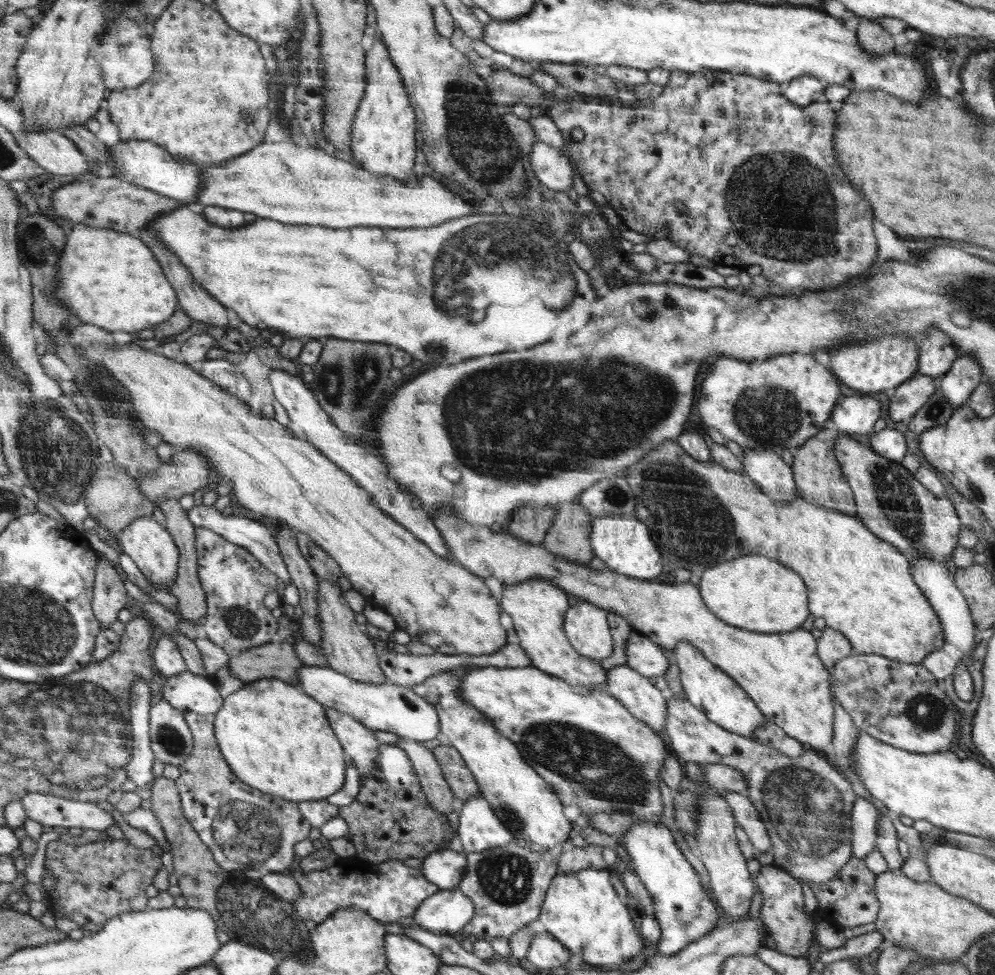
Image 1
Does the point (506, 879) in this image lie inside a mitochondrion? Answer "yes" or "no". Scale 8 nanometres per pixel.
yes

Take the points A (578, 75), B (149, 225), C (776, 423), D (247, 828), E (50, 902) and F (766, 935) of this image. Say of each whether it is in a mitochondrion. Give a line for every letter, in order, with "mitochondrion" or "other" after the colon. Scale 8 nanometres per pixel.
A: other
B: other
C: mitochondrion
D: mitochondrion
E: other
F: other

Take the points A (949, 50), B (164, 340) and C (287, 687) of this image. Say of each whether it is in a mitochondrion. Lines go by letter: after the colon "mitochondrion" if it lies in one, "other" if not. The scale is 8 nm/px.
A: other
B: other
C: other

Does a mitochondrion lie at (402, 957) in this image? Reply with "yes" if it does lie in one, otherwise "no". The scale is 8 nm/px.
no

